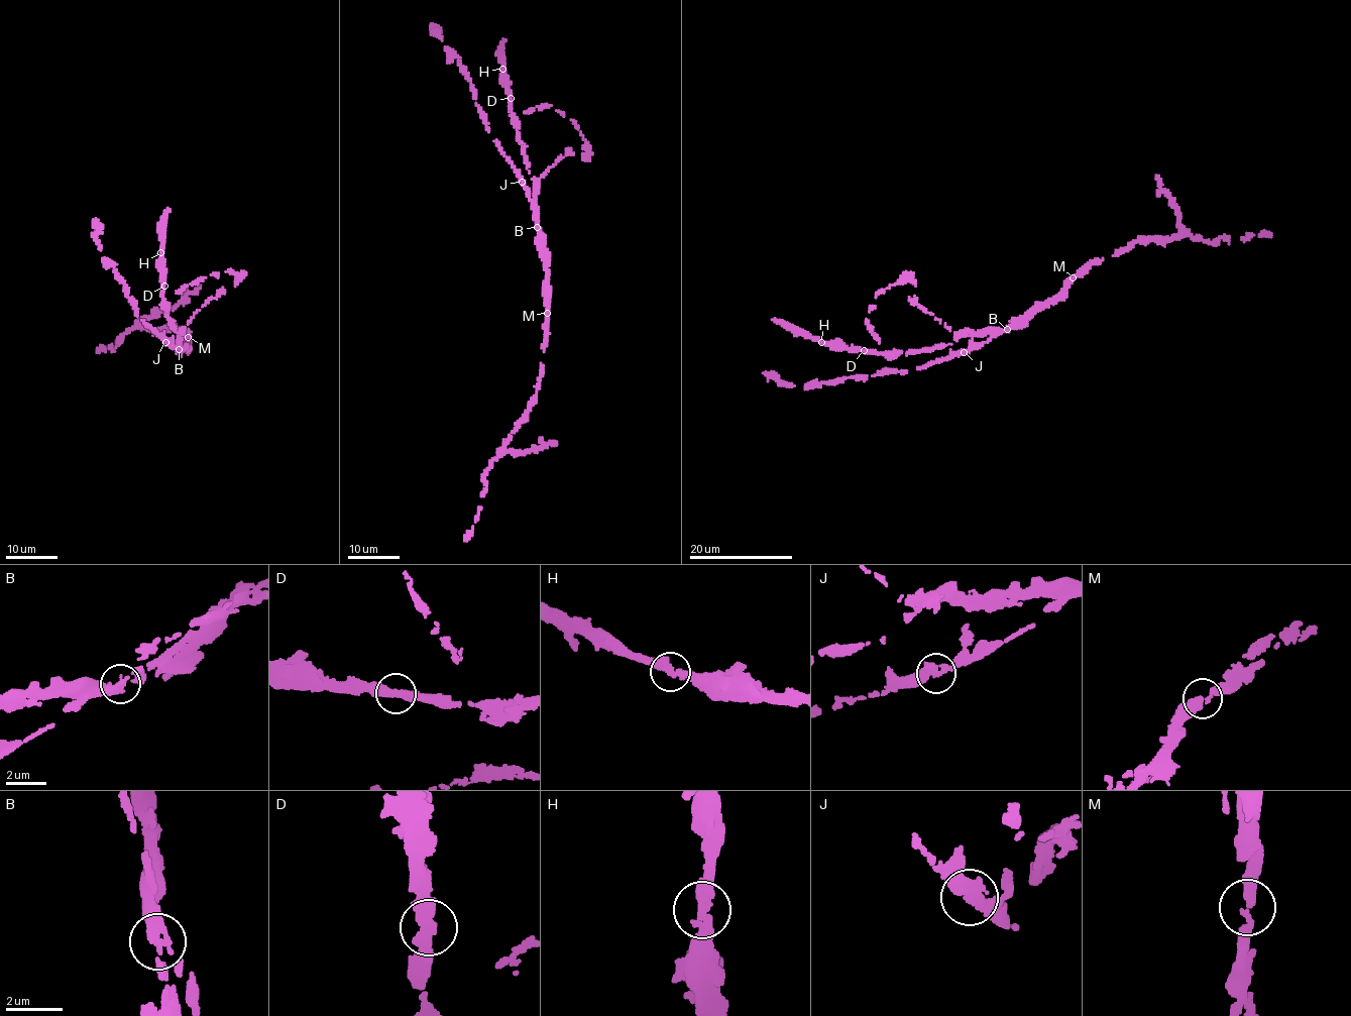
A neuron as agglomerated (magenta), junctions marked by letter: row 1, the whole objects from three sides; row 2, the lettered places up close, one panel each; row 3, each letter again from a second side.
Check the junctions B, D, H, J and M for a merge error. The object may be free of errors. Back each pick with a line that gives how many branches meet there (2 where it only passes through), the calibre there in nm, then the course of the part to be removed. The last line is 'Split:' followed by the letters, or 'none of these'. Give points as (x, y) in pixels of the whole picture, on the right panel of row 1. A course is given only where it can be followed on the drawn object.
Split: none of these

